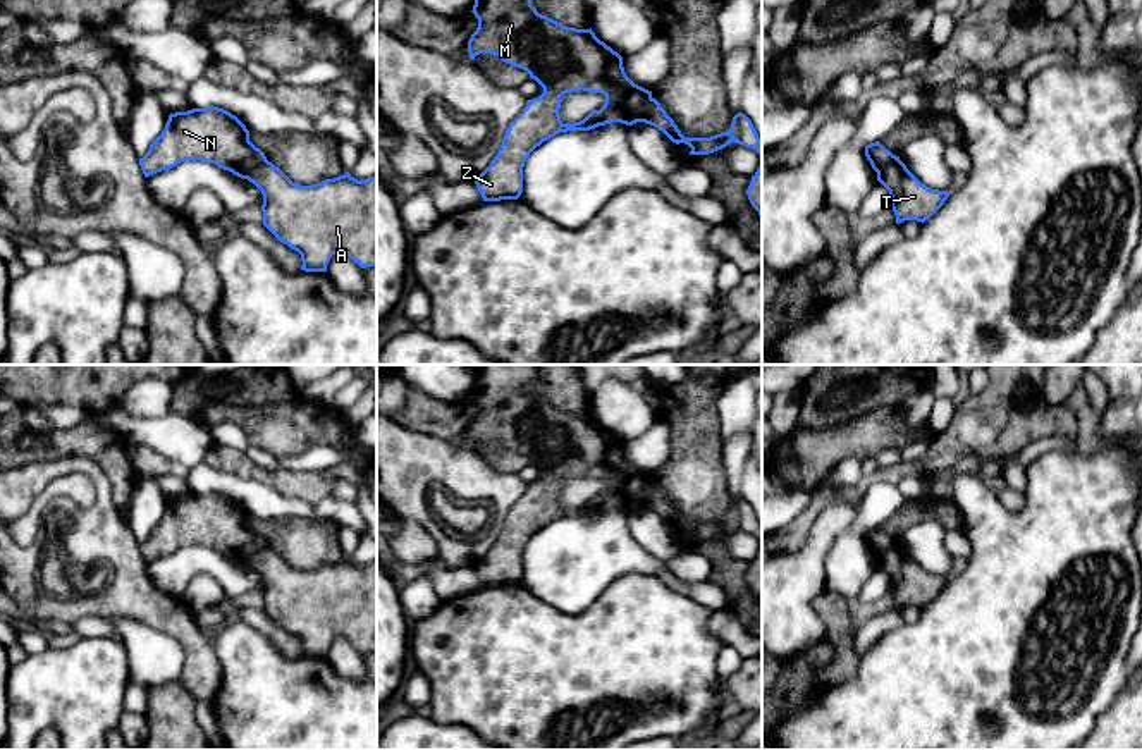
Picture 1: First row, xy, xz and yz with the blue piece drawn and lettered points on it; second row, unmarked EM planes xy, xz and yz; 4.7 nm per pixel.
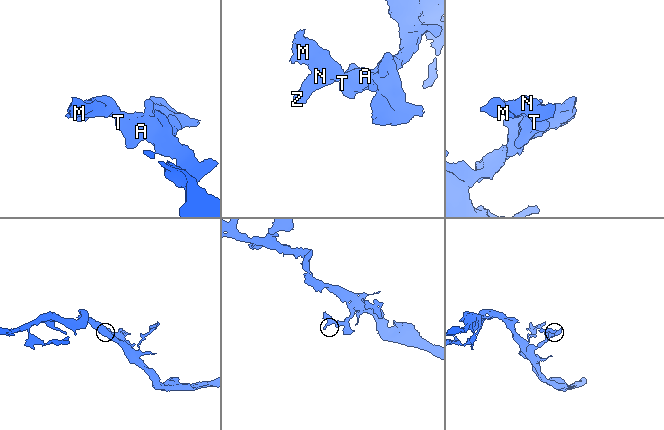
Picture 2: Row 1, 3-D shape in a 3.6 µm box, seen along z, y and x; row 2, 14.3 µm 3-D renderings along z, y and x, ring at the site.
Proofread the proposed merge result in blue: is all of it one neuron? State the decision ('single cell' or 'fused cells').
fused cells

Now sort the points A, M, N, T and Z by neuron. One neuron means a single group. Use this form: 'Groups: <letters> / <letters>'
Groups: A T / M N Z

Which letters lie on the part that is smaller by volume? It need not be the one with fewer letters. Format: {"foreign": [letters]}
{"foreign": ["M", "N", "Z"]}

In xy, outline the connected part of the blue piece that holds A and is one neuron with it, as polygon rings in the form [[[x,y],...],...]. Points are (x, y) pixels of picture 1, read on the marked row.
[[[265,160],[248,181],[263,194],[263,225],[301,255],[301,270],[327,272],[335,253],[377,267],[377,175],[358,181],[346,172],[301,186]]]

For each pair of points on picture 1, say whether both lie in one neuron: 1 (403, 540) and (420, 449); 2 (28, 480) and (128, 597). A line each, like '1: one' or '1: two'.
1: two
2: one

